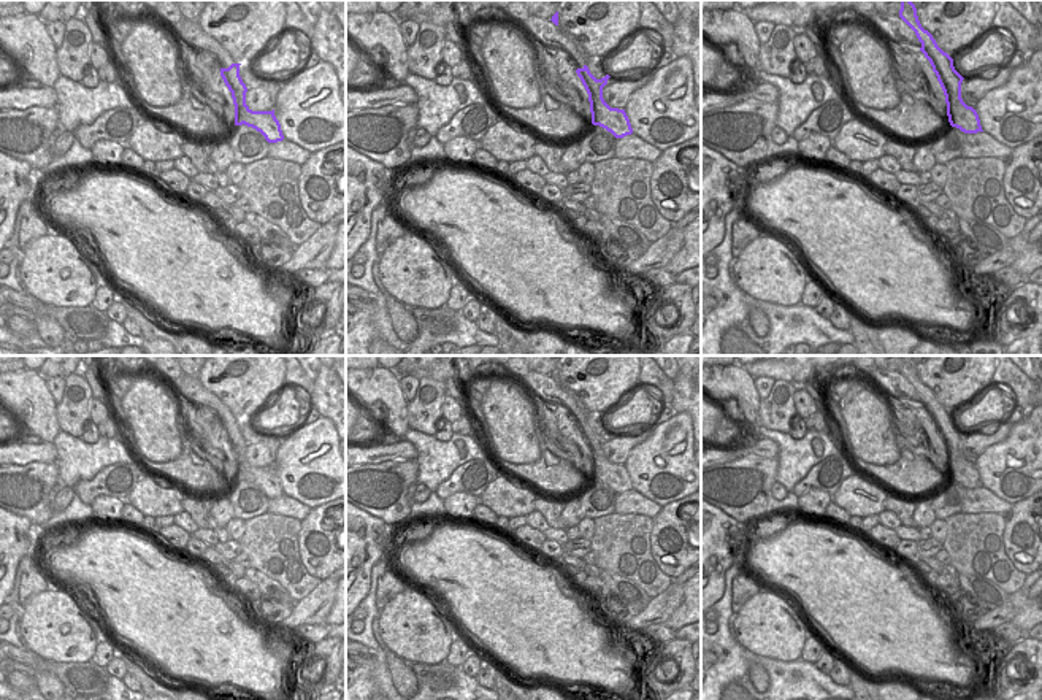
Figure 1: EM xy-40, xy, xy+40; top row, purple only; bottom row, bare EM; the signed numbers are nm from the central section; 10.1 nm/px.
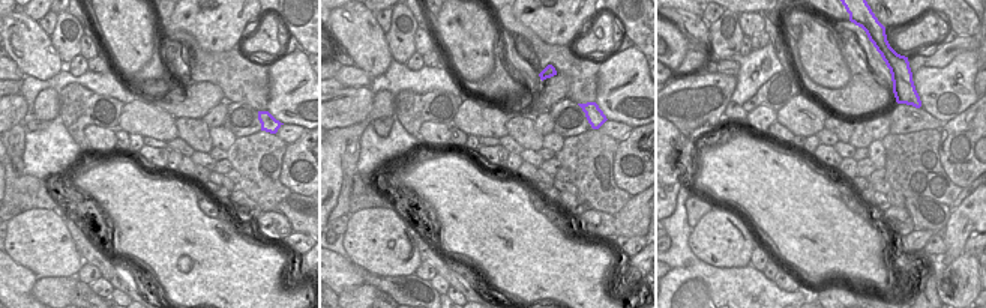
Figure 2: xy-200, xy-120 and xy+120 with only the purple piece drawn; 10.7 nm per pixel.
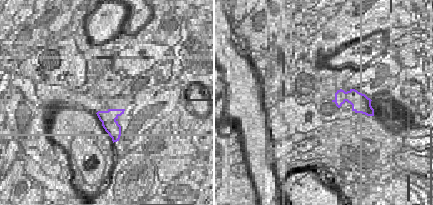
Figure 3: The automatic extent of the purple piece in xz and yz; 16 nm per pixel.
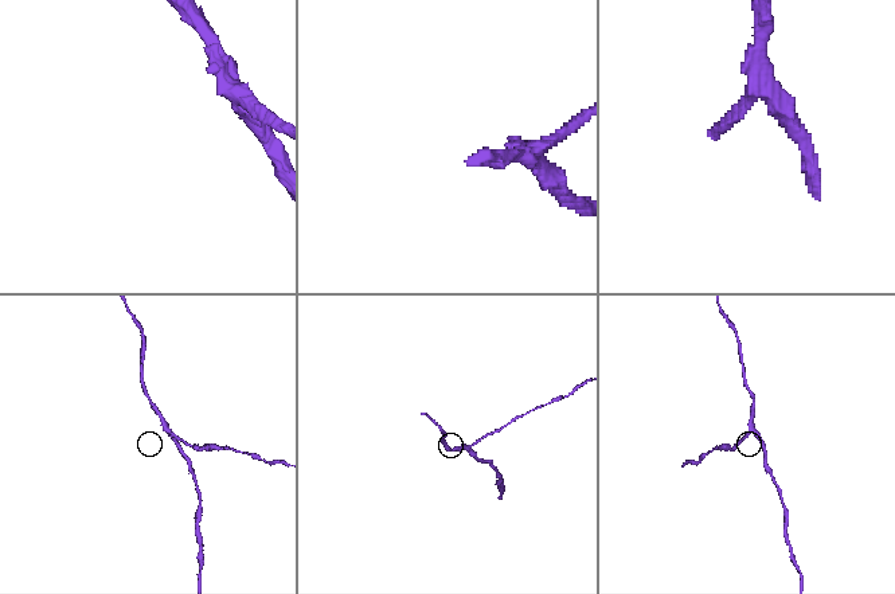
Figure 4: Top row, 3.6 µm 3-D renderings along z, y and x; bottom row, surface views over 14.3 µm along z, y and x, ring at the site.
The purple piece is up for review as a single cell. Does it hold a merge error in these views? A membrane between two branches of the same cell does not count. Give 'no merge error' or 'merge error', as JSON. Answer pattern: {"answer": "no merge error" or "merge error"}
{"answer": "merge error"}

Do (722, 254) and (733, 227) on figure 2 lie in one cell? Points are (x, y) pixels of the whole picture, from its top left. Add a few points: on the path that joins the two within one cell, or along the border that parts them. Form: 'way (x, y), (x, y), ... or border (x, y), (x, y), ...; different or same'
way (722, 248), (722, 238), (727, 233); same

